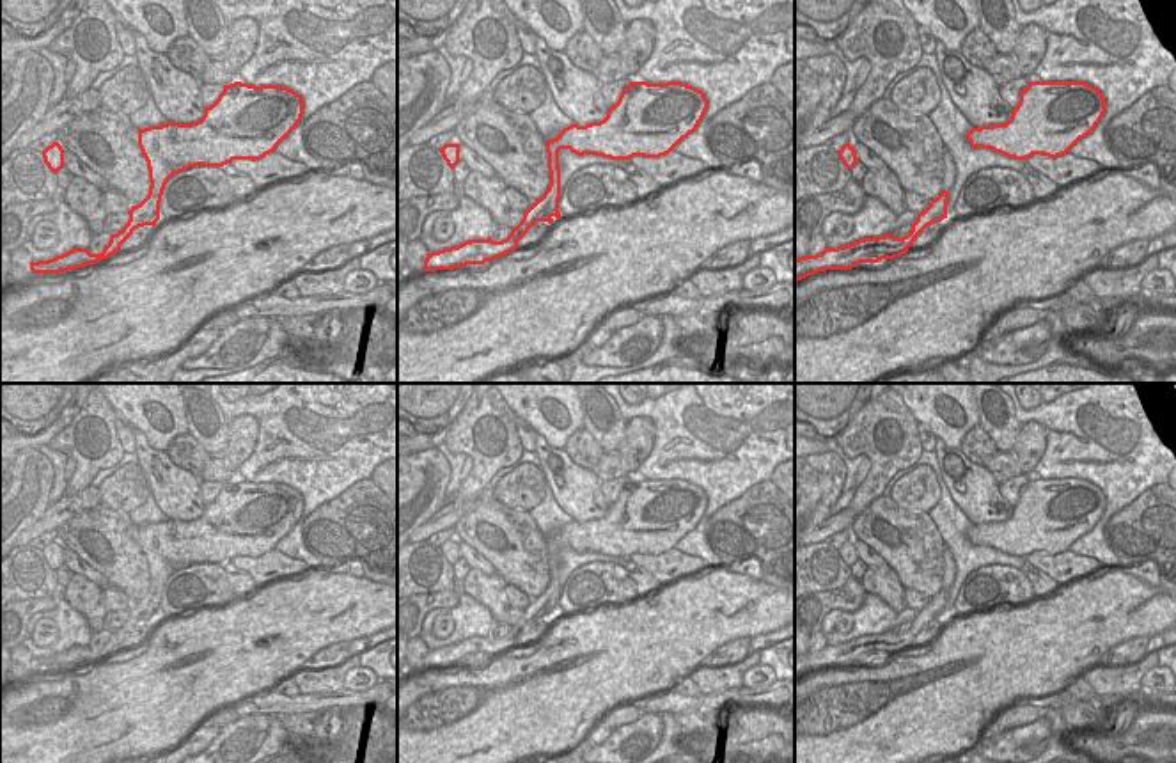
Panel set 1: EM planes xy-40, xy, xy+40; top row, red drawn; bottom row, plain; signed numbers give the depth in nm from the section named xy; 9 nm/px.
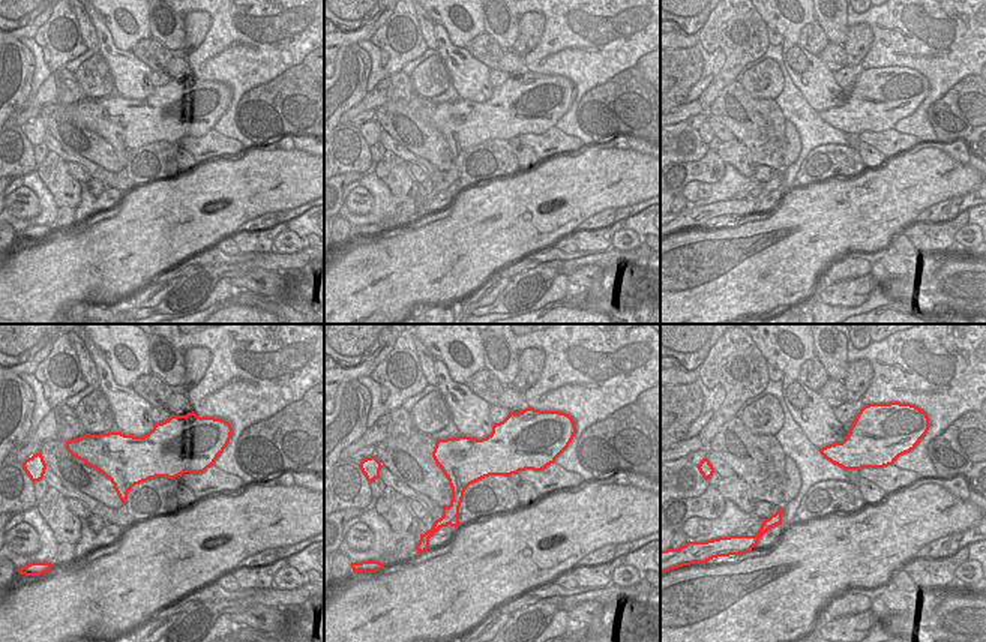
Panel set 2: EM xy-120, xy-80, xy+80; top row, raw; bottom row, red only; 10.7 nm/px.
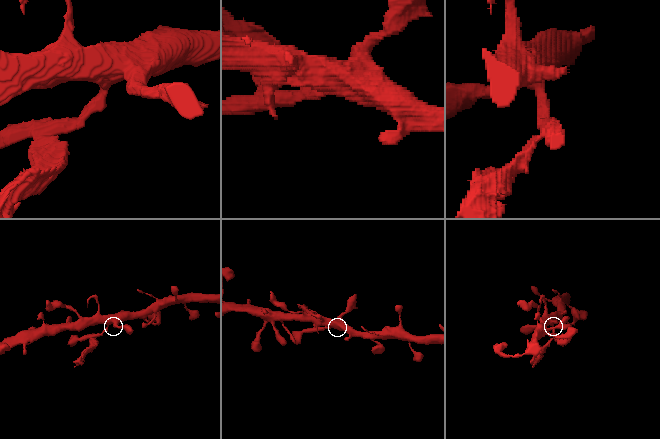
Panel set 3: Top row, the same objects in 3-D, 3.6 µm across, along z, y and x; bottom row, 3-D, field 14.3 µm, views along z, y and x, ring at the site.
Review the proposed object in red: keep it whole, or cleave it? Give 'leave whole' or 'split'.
split

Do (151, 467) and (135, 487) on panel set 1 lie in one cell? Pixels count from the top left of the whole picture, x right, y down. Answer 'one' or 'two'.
two

